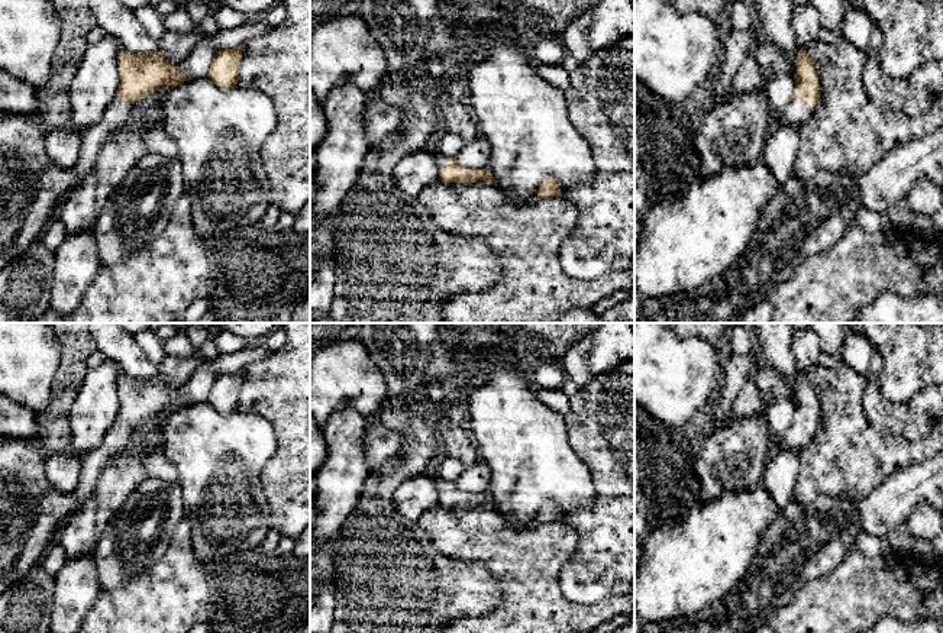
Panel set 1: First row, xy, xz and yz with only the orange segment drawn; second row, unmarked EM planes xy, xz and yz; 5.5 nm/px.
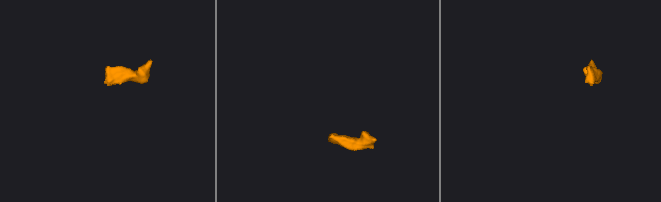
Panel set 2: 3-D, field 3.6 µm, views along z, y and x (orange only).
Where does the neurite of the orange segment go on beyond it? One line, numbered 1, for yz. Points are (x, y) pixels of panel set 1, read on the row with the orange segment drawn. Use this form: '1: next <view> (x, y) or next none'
1: next yz (797, 112)

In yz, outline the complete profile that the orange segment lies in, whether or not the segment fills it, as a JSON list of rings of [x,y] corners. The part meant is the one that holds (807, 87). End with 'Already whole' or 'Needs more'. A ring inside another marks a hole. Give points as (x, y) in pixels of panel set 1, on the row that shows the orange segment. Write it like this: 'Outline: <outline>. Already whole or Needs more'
Outline: [[[801,49],[797,56],[795,90],[791,103],[784,110],[778,125],[801,126],[811,116],[818,98],[820,84],[814,64],[810,61],[805,49]]]. Needs more

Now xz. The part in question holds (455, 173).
Outline: [[[435,152],[436,165],[439,169],[439,180],[445,183],[474,183],[485,180],[497,187],[495,178],[488,169],[469,169],[462,167],[456,158]]]. Needs more

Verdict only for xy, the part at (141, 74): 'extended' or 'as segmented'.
extended

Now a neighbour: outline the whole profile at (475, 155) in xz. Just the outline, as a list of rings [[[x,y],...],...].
[[[477,138],[474,142],[466,143],[456,155],[456,161],[469,169],[488,169],[491,159],[490,143],[482,138]]]

